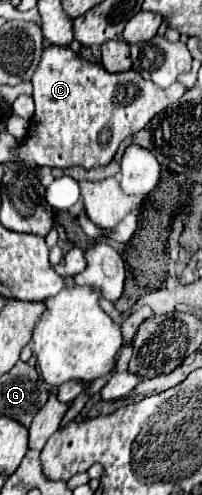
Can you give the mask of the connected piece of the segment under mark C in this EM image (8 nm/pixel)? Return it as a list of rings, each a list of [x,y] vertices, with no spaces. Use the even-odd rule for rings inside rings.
[[[62,46],[44,48],[38,70],[32,76],[36,114],[30,120],[28,134],[20,148],[20,158],[52,168],[82,166],[90,170],[106,166],[124,138],[142,130],[150,118],[186,92],[182,82],[160,88],[132,70],[112,74],[100,62],[90,62],[96,58],[88,48],[80,54]]]

